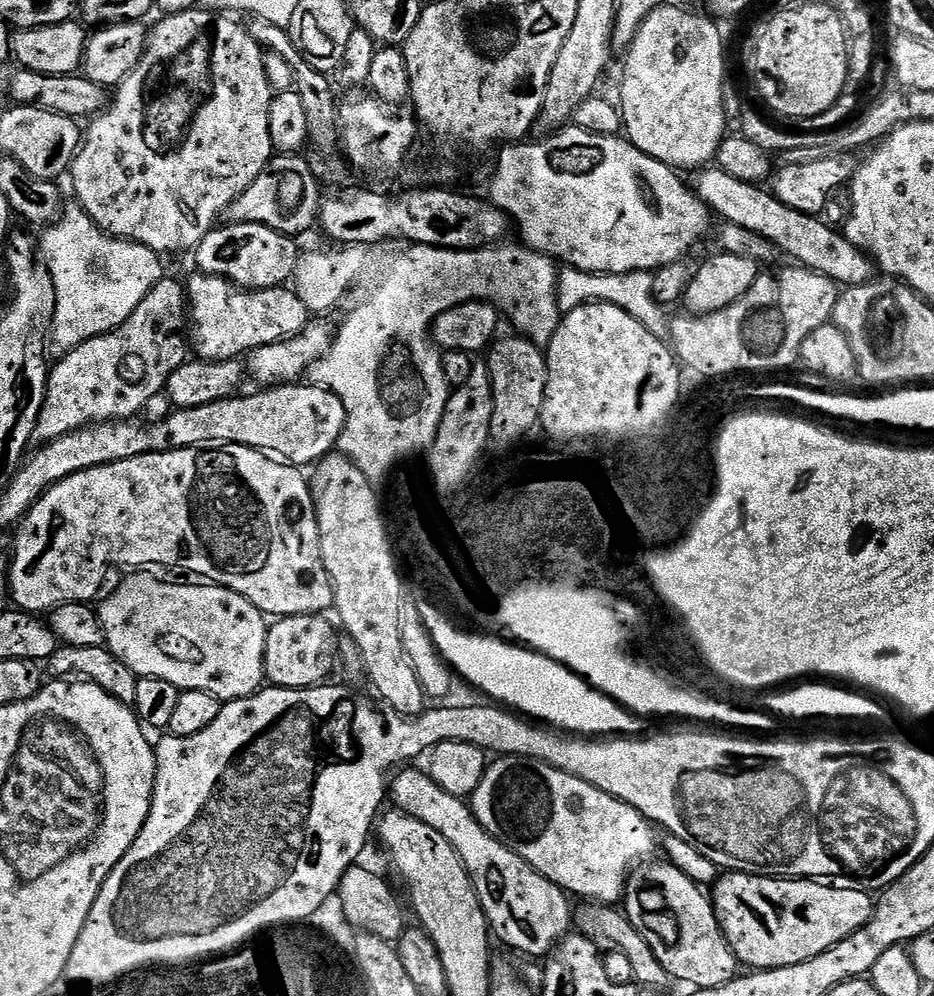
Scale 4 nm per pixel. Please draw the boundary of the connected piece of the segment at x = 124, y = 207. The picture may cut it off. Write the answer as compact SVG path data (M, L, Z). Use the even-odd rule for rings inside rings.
M191 10L165 15L162 20L164 21L156 29L153 27L149 31L148 45L144 47L138 66L134 66L132 73L114 89L114 95L104 111L91 117L89 124L92 125L83 133L80 149L72 159L70 177L72 176L72 188L80 199L77 200L79 207L84 209L86 215L103 232L107 232L109 236L119 236L122 240L136 240L150 250L167 254L184 252L187 248L188 251L195 249L196 245L202 242L202 238L206 238L206 234L217 227L216 218L219 214L221 216L227 211L229 205L248 189L250 182L254 182L254 178L262 174L262 170L272 159L274 149L270 142L268 115L274 93L264 70L264 52L247 27L243 23L235 24L231 15Z

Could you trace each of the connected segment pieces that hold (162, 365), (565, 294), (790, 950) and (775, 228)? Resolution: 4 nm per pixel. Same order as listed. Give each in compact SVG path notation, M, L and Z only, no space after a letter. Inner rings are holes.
M161 278L146 294L146 298L113 332L90 338L82 342L73 352L59 357L51 365L44 401L34 426L33 445L48 444L54 438L62 438L87 424L98 424L102 420L126 420L137 417L149 397L165 391L170 374L178 370L186 359L186 288L176 280Z
M566 268L560 273L559 306L563 313L578 306L595 302L610 303L627 310L638 318L651 333L664 336L670 330L670 318L667 309L655 296L656 275L653 271L630 271L616 273L598 273Z
M728 872L715 881L710 899L715 908L717 922L729 946L741 965L752 970L785 968L806 962L842 942L861 928L872 916L874 900L867 891L855 886L831 888L831 883L816 878L777 878L752 876L749 872Z
M719 166L705 167L700 174L694 183L697 196L707 201L717 213L720 211L727 223L744 228L747 232L757 232L759 236L772 241L773 245L780 247L781 244L788 248L789 254L796 258L797 265L812 268L844 288L861 288L877 275L878 268L872 257L848 240L839 227L831 228L823 224L820 216L799 212L779 200L767 187L742 182L742 178L726 174L726 170Z

